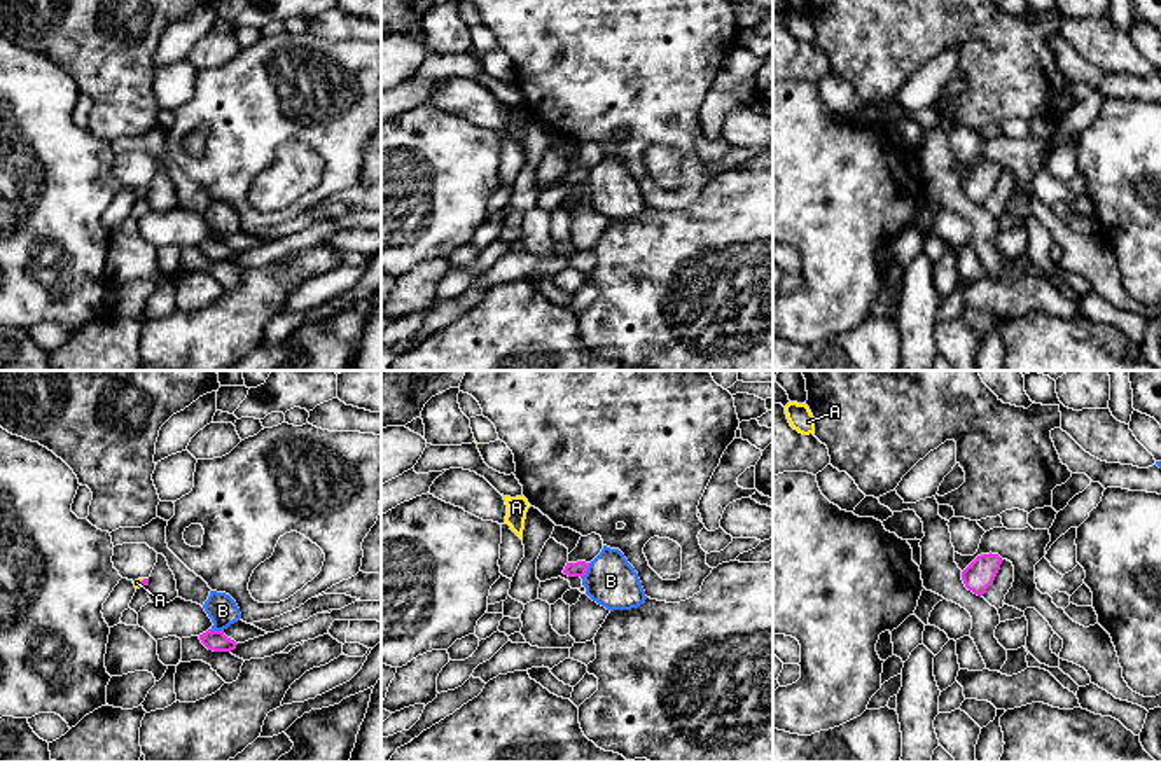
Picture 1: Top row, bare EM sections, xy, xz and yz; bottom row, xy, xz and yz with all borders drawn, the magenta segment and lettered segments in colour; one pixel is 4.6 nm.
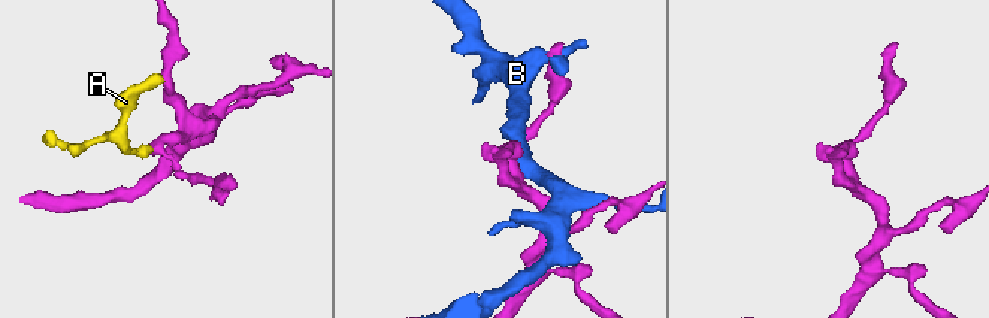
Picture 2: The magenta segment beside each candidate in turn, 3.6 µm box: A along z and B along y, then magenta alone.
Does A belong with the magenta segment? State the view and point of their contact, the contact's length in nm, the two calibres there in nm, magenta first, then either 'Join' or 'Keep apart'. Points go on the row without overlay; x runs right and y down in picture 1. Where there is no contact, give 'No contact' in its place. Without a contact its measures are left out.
Touches magenta at xy (142, 193). Shared border 50 nm. Thickness 30 nm (magenta) against 30 nm. Join

